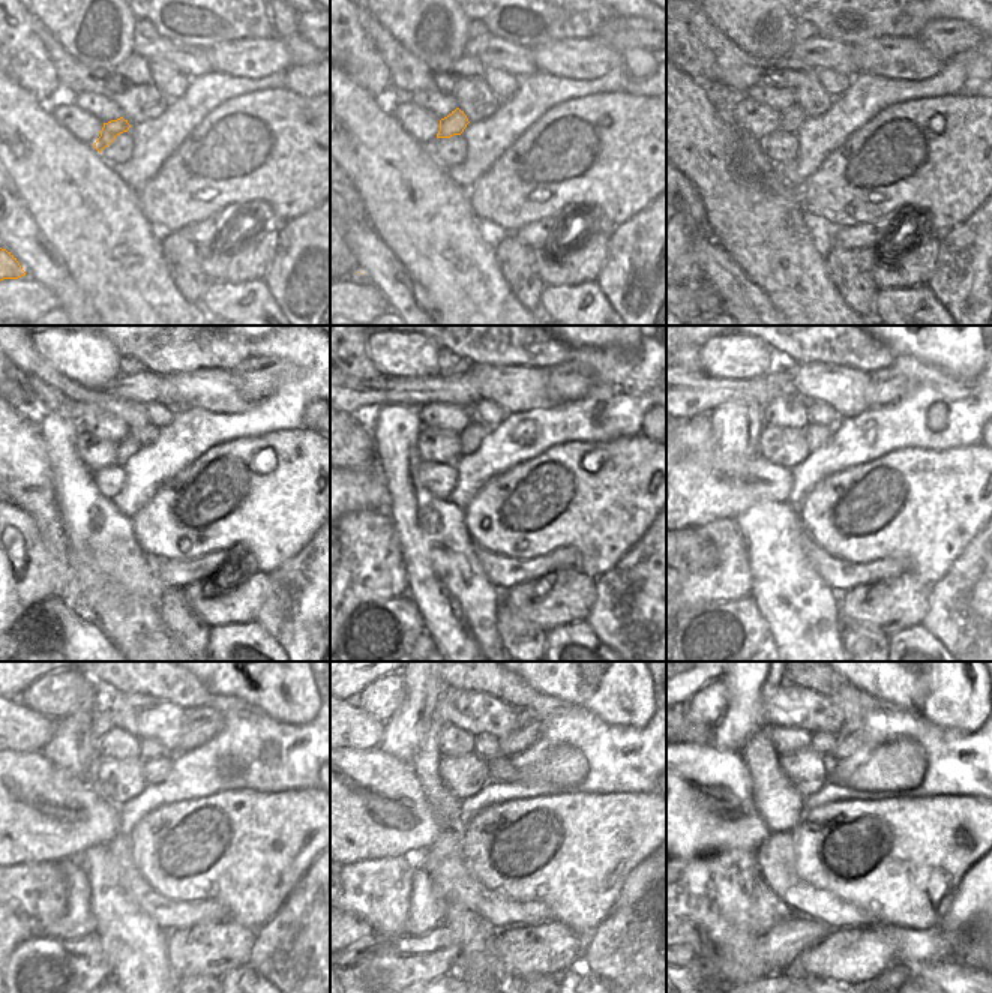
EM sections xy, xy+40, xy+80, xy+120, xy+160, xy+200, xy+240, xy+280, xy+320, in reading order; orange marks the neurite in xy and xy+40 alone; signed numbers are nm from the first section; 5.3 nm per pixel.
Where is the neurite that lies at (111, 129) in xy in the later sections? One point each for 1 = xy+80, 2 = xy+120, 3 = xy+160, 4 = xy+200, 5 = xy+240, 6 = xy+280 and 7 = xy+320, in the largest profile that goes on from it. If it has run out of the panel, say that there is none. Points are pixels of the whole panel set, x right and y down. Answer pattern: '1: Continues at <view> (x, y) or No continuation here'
1: Continues at xy+80 (793, 119)
2: Continues at xy+120 (129, 446)
3: Continues at xy+160 (471, 438)
4: Continues at xy+200 (817, 435)
5: Continues at xy+240 (155, 770)
6: Continues at xy+280 (563, 765)
7: Continues at xy+320 (901, 764)

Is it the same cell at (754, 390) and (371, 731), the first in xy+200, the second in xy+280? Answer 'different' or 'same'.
same

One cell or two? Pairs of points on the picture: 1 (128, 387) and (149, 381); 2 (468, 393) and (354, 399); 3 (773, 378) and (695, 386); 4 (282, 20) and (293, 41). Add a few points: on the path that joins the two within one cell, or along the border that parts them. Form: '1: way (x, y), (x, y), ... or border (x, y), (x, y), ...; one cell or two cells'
1: way (132, 387), (144, 386); one cell
2: way (440, 392), (383, 392); one cell
3: way (754, 389), (715, 389); one cell
4: way (285, 24), (291, 36); one cell

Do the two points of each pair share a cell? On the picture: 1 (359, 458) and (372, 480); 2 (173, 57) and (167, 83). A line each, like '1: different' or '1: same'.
1: different
2: different

